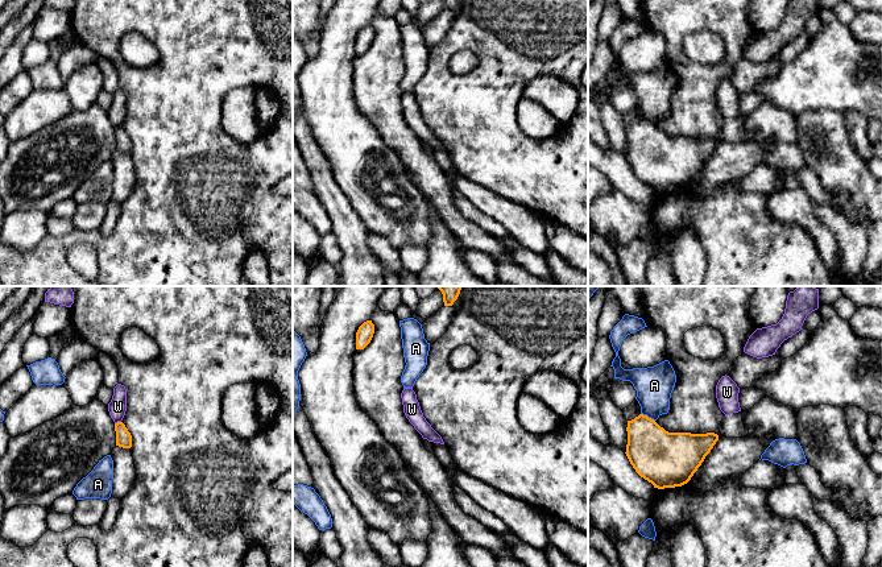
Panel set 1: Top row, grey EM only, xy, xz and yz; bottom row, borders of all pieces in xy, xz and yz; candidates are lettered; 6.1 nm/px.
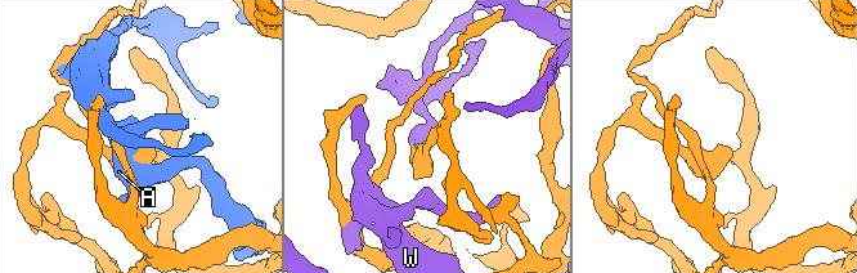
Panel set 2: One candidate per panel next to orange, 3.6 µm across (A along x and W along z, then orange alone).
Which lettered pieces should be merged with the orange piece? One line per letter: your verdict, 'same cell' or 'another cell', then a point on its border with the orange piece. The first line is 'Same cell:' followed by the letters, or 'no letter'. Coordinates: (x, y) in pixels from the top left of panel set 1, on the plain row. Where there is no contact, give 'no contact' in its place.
Same cell: no letter
A: another cell | yz (646, 120)
W: another cell | xy (117, 127)

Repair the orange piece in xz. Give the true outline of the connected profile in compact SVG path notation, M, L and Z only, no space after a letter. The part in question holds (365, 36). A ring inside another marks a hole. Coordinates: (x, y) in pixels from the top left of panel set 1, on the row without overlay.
M372 25L364 26L356 37L356 54L364 54L372 45L374 29Z

